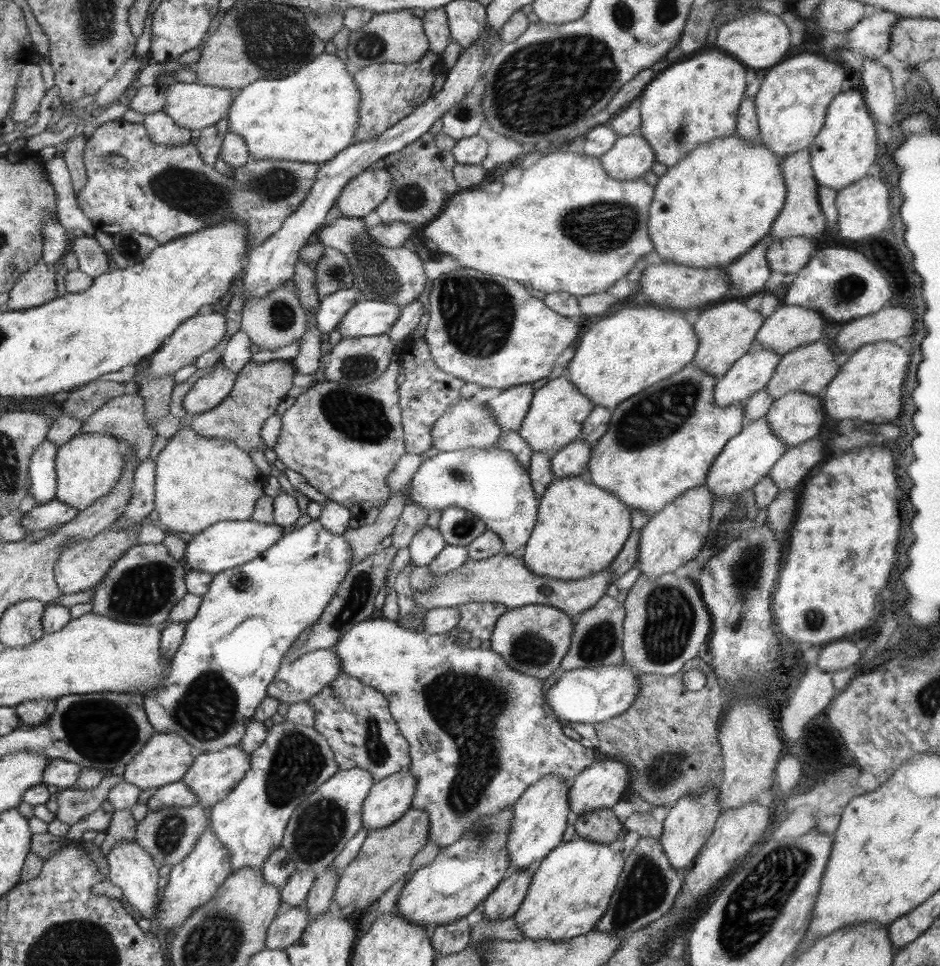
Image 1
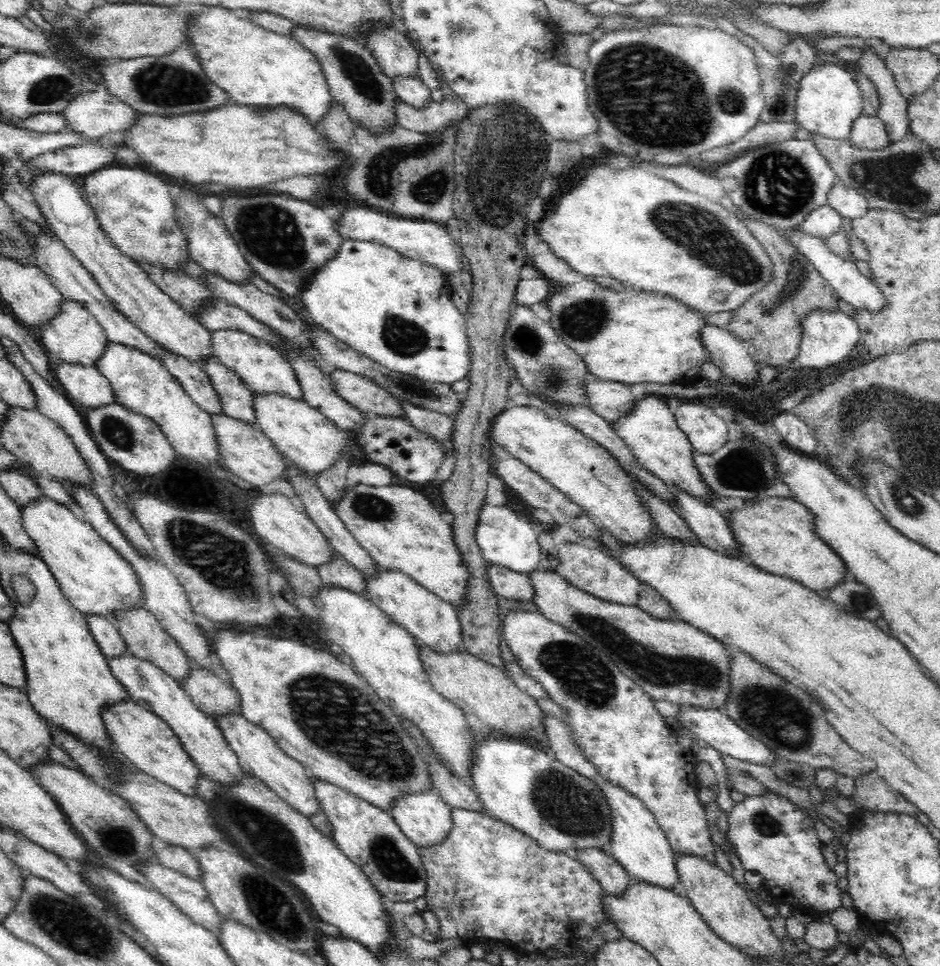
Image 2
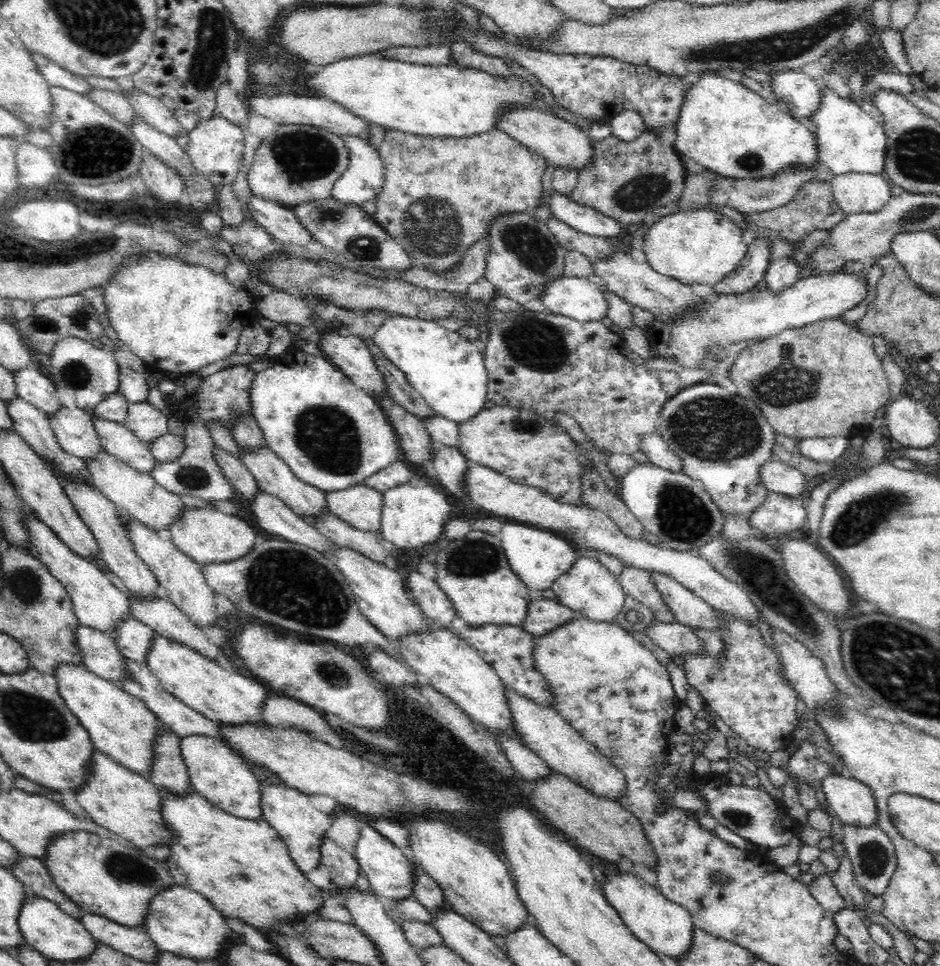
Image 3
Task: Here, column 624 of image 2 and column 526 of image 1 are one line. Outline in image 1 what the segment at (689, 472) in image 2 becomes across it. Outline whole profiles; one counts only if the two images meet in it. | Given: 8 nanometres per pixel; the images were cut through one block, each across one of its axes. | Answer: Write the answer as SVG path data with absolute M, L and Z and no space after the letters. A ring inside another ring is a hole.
M564 374L534 391L529 411L518 434L530 445L533 452L542 450L548 456L553 456L580 435L584 419L595 406L570 382L568 375Z

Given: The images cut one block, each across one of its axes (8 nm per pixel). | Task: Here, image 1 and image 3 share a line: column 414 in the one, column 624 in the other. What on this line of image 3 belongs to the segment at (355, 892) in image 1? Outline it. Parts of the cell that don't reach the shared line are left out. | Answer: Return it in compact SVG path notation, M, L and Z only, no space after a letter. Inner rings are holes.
M550 771L535 782L531 802L553 826L568 834L580 851L592 855L598 864L615 867L616 861L623 855L636 864L654 870L657 856L644 834L642 823L618 801L594 795L574 779L558 771Z

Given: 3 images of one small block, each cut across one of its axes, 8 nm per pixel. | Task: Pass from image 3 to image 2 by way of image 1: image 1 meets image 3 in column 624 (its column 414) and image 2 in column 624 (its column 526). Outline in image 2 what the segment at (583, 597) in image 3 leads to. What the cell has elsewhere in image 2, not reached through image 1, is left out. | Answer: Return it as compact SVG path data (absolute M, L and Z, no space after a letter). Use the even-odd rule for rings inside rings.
M568 542L568 544L562 544L558 552L559 565L556 571L570 584L608 602L626 606L637 604L638 590L640 590L637 578L628 572L618 559L604 552L599 546L587 547L583 543Z

